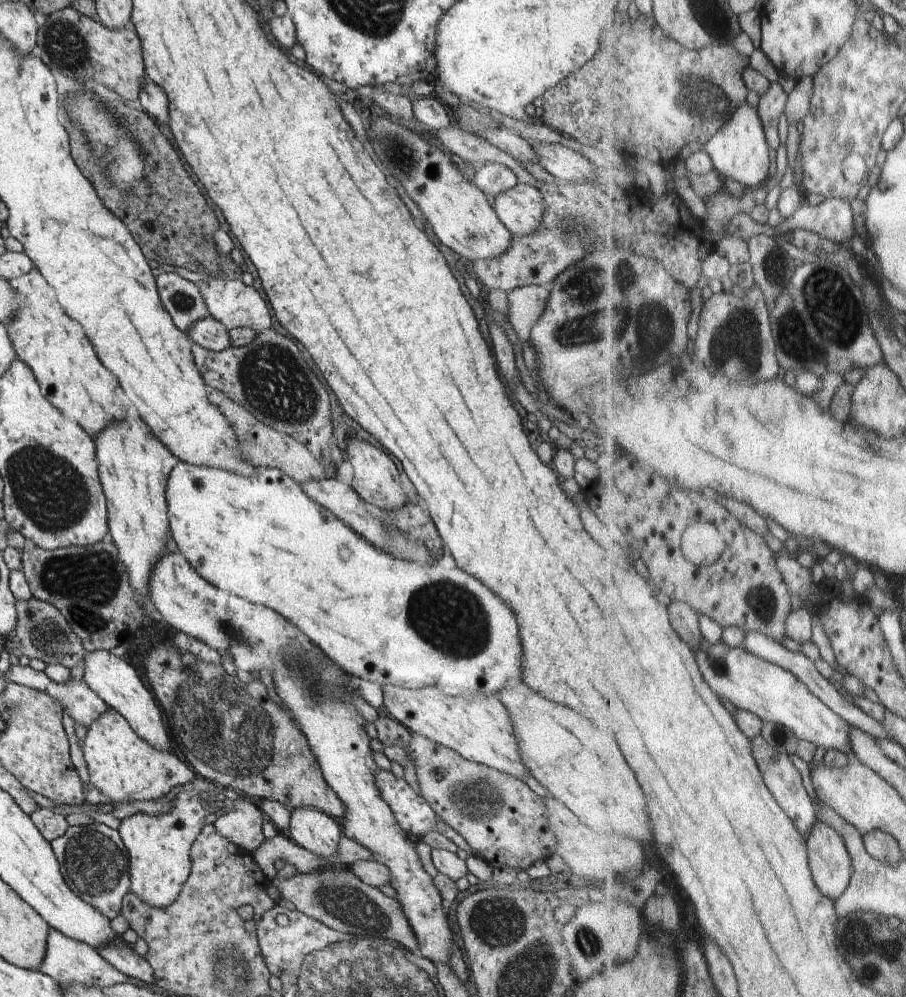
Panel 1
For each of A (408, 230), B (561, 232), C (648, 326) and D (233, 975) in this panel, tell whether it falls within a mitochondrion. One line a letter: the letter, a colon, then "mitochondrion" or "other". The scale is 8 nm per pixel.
A: other
B: mitochondrion
C: mitochondrion
D: mitochondrion

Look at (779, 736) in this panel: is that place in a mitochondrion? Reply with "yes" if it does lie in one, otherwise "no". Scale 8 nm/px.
no

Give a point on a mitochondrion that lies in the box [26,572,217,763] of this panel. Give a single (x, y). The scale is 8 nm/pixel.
(47, 636)

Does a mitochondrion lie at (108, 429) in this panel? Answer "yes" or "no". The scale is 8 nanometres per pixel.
no

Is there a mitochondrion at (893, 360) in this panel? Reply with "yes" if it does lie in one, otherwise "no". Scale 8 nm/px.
no

